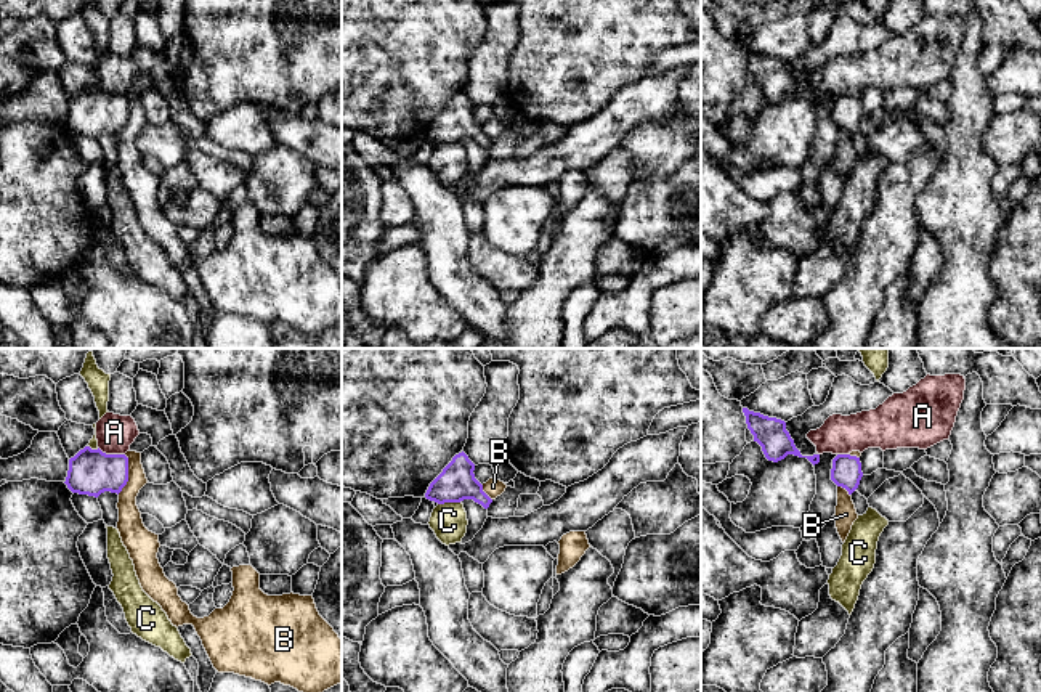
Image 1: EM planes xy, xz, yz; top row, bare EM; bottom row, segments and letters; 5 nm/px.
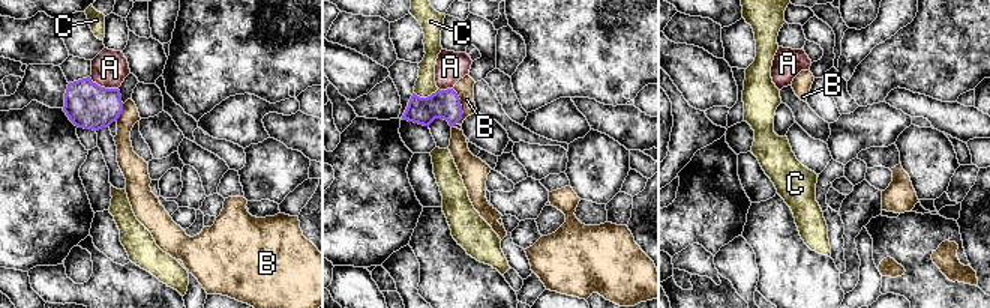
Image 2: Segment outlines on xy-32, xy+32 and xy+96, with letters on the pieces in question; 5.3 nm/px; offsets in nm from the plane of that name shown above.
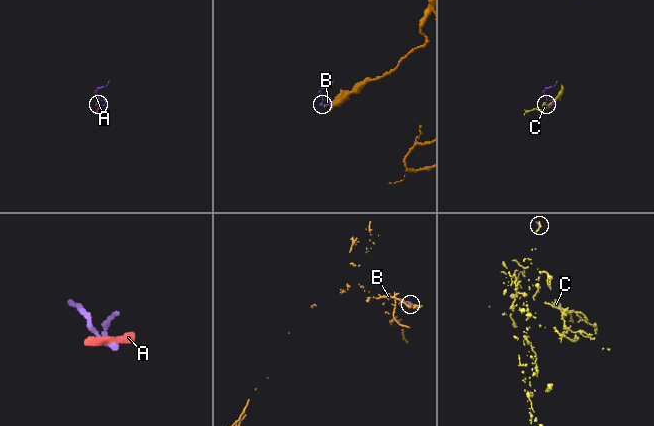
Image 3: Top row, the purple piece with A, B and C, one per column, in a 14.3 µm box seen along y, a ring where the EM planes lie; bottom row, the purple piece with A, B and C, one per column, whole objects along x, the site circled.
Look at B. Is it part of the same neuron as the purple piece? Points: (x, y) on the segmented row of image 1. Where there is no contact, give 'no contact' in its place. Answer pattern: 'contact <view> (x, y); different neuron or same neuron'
contact xy (127, 474); different neuron

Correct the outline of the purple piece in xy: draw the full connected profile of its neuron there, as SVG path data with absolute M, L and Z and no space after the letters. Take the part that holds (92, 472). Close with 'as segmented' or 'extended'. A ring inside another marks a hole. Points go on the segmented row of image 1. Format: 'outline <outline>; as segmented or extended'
outline M85 446L69 459L66 485L72 493L98 498L104 491L120 493L128 482L128 458L106 454Z; as segmented

